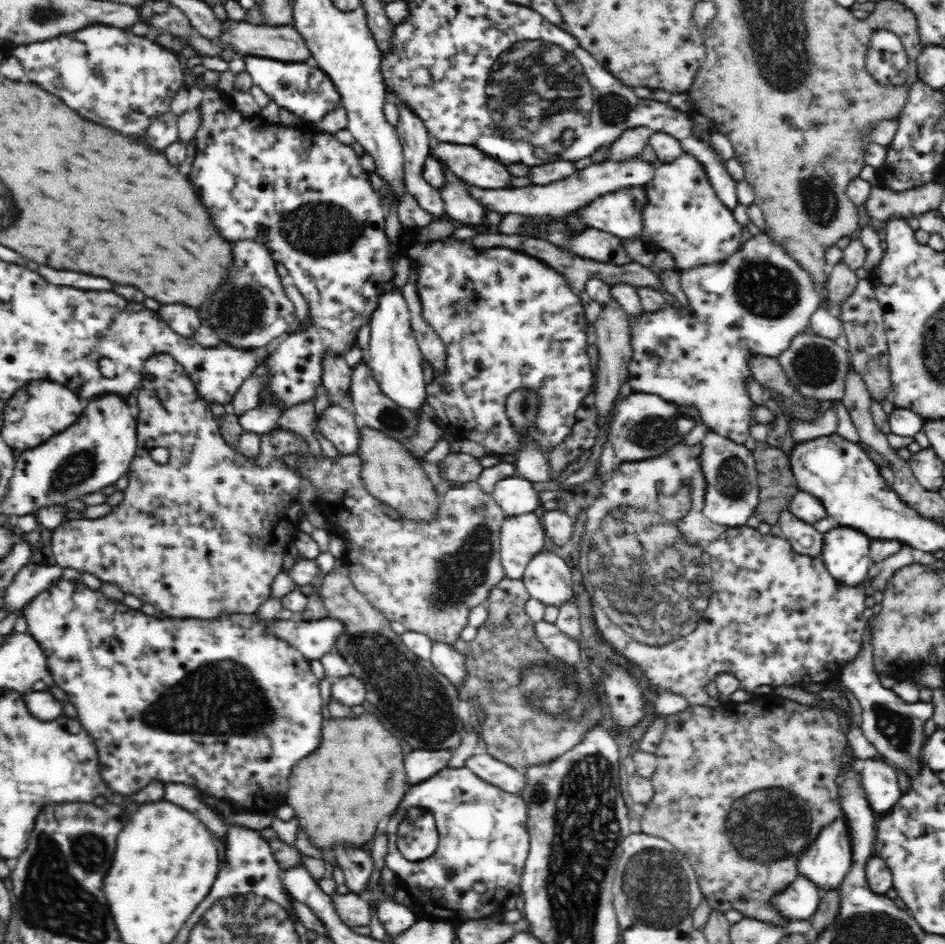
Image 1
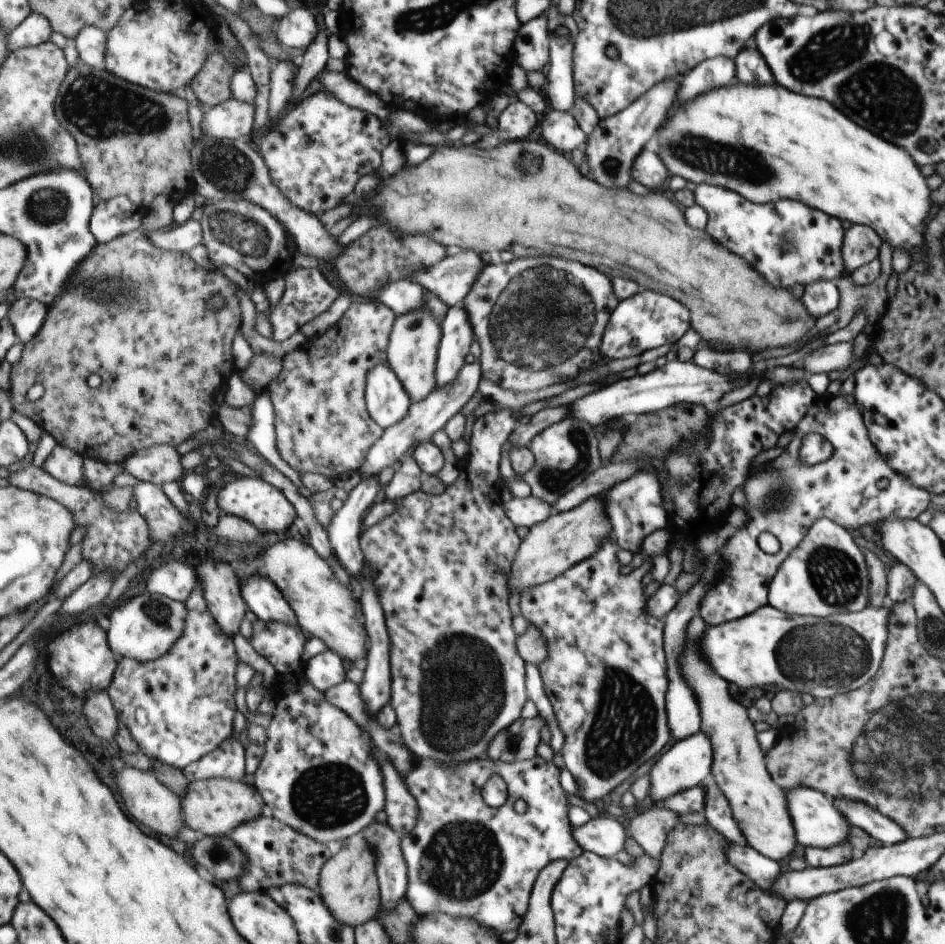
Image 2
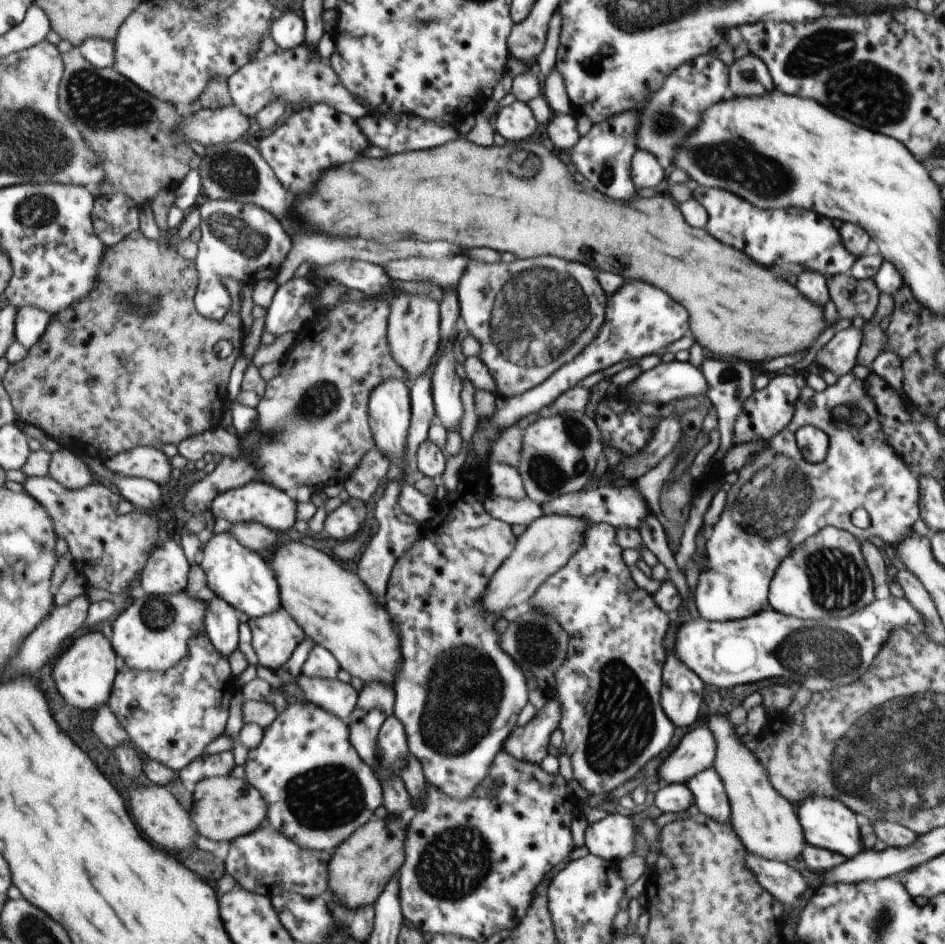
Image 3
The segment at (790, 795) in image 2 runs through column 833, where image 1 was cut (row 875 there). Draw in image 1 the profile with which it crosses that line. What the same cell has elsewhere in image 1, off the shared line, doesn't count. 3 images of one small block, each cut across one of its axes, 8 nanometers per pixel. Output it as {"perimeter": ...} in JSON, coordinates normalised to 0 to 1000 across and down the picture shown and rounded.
{"perimeter":[[[887,864],[865,886],[855,903],[844,913],[846,927],[851,927],[865,939],[890,939],[903,913],[903,895],[899,893],[897,873],[893,864]]]}

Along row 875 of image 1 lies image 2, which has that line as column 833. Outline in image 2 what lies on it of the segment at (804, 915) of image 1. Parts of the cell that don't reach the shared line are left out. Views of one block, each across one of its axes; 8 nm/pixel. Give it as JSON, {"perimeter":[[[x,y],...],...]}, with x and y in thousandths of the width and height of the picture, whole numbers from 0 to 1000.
{"perimeter":[[[884,846],[881,852],[896,864],[899,873],[912,878],[922,889],[933,895],[945,895],[960,889],[959,882],[947,870],[915,852],[895,846]]]}

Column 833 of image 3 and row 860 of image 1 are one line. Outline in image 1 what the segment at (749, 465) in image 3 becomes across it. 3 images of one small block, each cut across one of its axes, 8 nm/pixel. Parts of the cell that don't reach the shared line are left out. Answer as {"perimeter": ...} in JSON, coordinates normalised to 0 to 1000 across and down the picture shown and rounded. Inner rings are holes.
{"perimeter":[[[472,811],[455,826],[432,834],[419,860],[413,864],[408,873],[407,883],[411,889],[411,903],[406,914],[415,922],[421,935],[442,957],[447,967],[454,972],[466,971],[475,978],[486,979],[493,976],[516,974],[524,966],[532,966],[535,952],[542,948],[542,942],[550,936],[550,928],[554,926],[554,915],[561,904],[562,886],[558,881],[559,853],[550,843],[533,839],[533,836],[510,826],[495,813],[479,814]],[[447,855],[455,857],[460,865],[466,883],[463,901],[451,911],[434,913],[425,908],[420,898],[421,875],[430,864],[433,856]],[[503,936],[510,936],[512,945],[504,945]]]}

